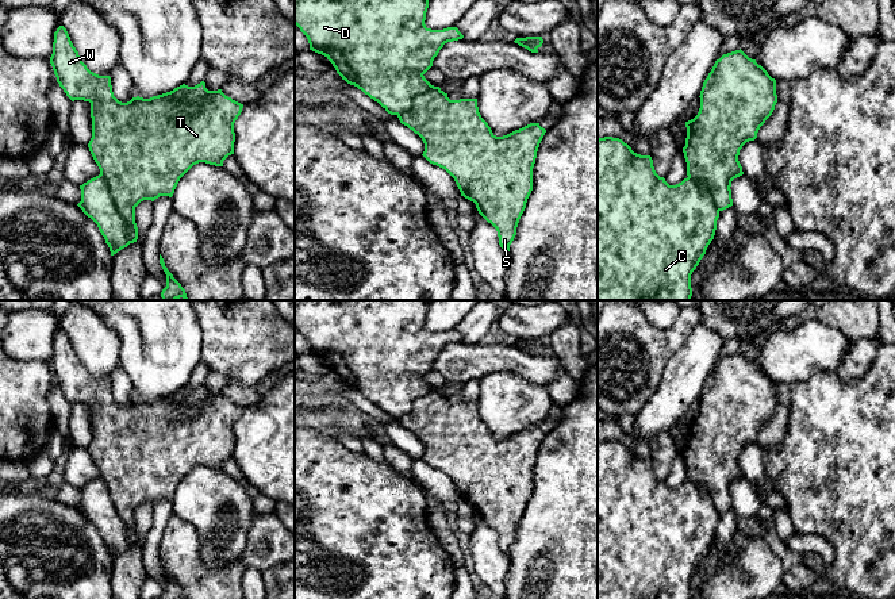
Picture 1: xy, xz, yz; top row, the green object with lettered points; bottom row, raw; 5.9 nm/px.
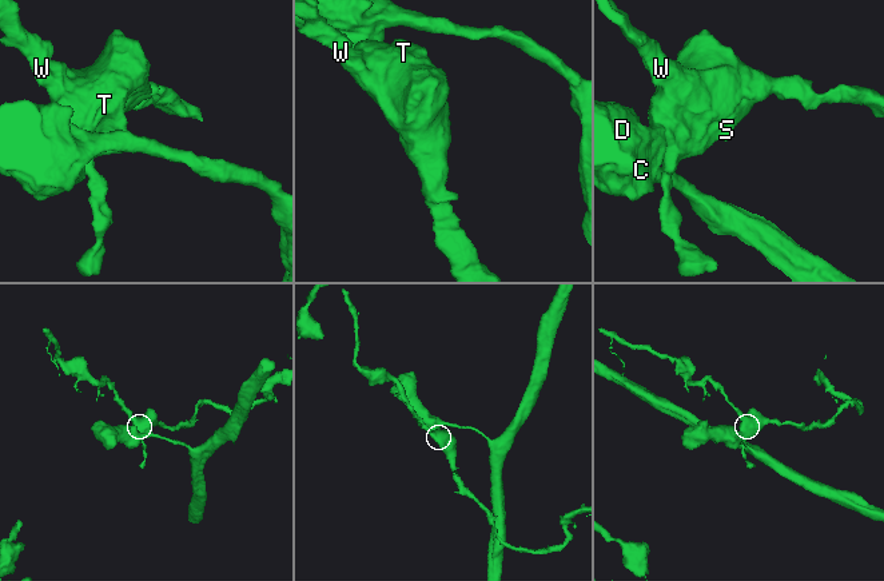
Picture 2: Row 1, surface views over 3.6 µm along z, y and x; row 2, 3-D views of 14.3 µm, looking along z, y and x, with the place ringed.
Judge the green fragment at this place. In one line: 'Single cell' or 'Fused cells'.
Fused cells

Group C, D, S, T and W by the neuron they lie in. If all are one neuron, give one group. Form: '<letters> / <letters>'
C D / S T W

